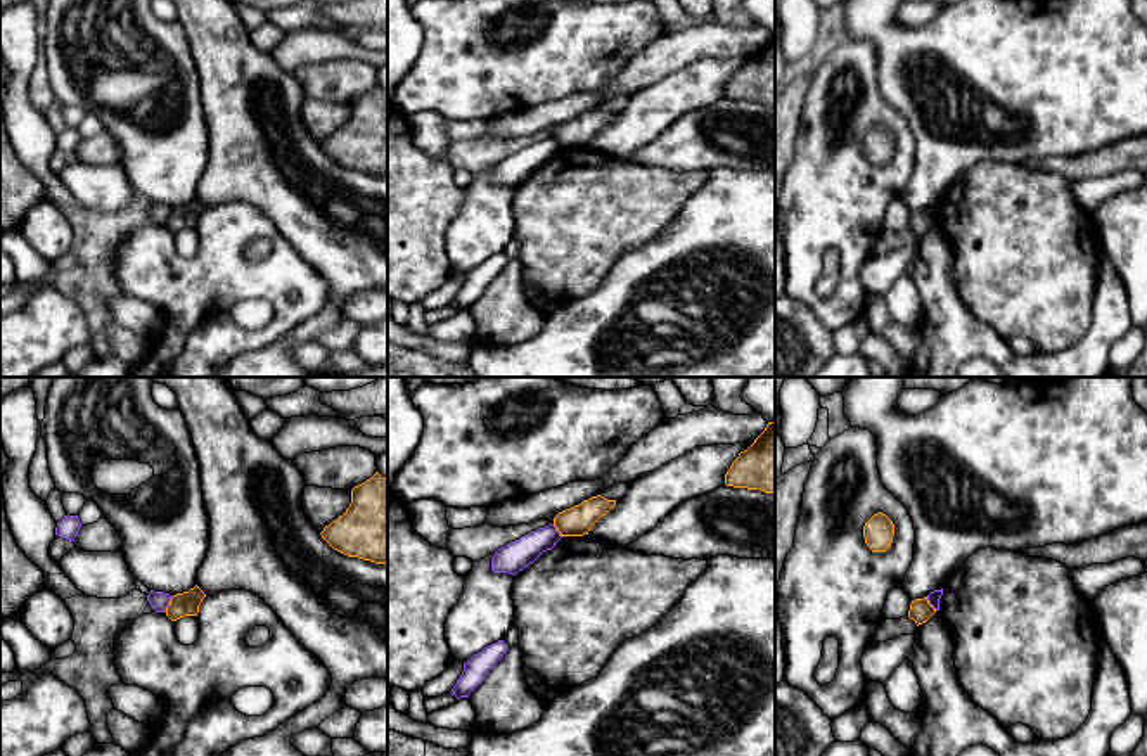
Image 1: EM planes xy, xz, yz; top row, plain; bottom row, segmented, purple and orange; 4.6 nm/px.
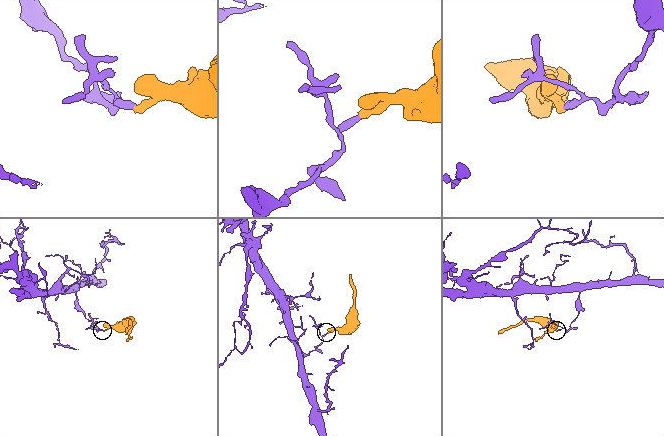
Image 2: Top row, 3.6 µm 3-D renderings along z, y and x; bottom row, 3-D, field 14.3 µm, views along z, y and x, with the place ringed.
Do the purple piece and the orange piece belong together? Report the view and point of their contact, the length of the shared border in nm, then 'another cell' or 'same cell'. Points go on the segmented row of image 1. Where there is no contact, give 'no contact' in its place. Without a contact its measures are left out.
meets purple in xy at (168, 604); contact 80 nm long; another cell

